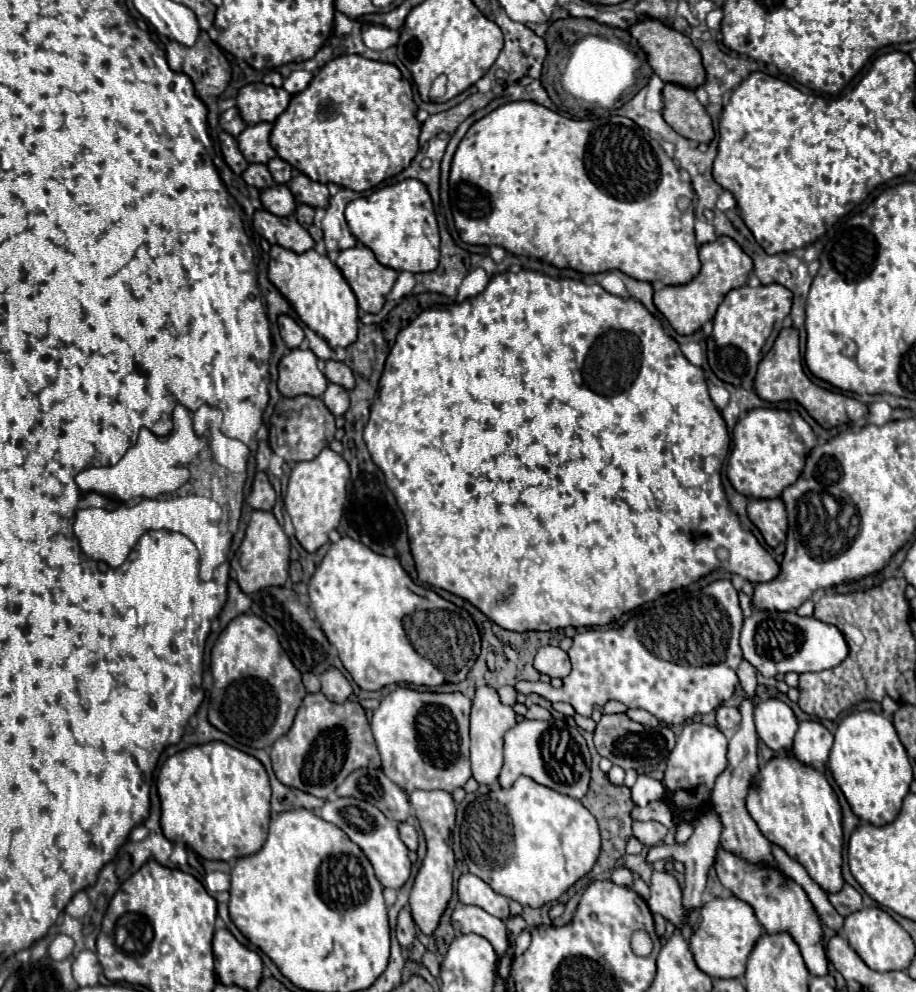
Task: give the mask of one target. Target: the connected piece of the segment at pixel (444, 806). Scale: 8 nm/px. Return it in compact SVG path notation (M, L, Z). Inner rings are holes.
M414 790L408 794L408 798L426 838L426 856L414 878L414 886L410 892L410 910L418 930L424 934L432 934L452 896L452 870L456 860L450 848L450 836L456 826L456 804L452 800L452 794L444 790Z

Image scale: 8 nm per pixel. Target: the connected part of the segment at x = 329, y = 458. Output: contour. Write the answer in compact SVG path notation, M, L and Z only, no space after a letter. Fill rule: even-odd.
M324 448L314 460L296 462L296 466L292 468L284 506L288 516L292 518L298 542L308 552L316 552L324 542L328 542L330 530L338 526L346 504L348 478L350 478L348 462L342 458L342 454L336 454L330 448Z

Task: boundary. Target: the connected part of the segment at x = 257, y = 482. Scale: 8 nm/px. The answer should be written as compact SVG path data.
M256 472L254 482L252 482L252 492L248 496L248 504L254 510L272 510L276 500L274 488L266 476L266 472Z

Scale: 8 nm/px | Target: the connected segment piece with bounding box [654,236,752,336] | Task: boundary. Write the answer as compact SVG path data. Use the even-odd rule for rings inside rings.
M718 236L714 242L706 242L700 246L700 272L682 286L664 286L654 292L656 308L666 316L666 320L672 324L672 328L678 334L692 334L702 328L704 322L712 320L716 314L716 308L724 300L724 296L732 288L740 288L746 284L746 278L752 270L750 256L738 246L736 240L730 236Z

